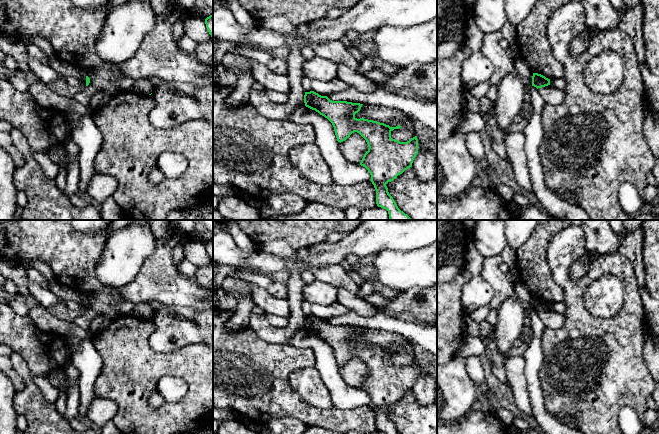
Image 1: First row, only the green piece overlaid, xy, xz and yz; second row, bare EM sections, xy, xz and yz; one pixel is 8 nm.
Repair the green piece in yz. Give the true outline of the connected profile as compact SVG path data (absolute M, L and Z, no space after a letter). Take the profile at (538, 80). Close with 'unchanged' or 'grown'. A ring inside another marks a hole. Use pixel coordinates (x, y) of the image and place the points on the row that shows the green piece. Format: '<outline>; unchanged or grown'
M533 73L532 86L538 89L538 88L542 88L548 85L550 85L550 79L546 78L545 76L541 74Z; unchanged

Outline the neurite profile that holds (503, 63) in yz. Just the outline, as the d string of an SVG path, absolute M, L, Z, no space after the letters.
M500 32L486 34L481 46L481 52L494 65L494 73L489 80L490 89L486 95L494 102L497 98L498 84L502 78L508 73L516 72L512 56L499 45L501 39Z

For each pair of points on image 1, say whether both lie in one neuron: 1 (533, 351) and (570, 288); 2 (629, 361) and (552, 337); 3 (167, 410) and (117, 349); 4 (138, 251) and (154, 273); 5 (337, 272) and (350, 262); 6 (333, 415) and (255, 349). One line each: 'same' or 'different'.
1: different
2: same
3: same
4: different
5: different
6: same

